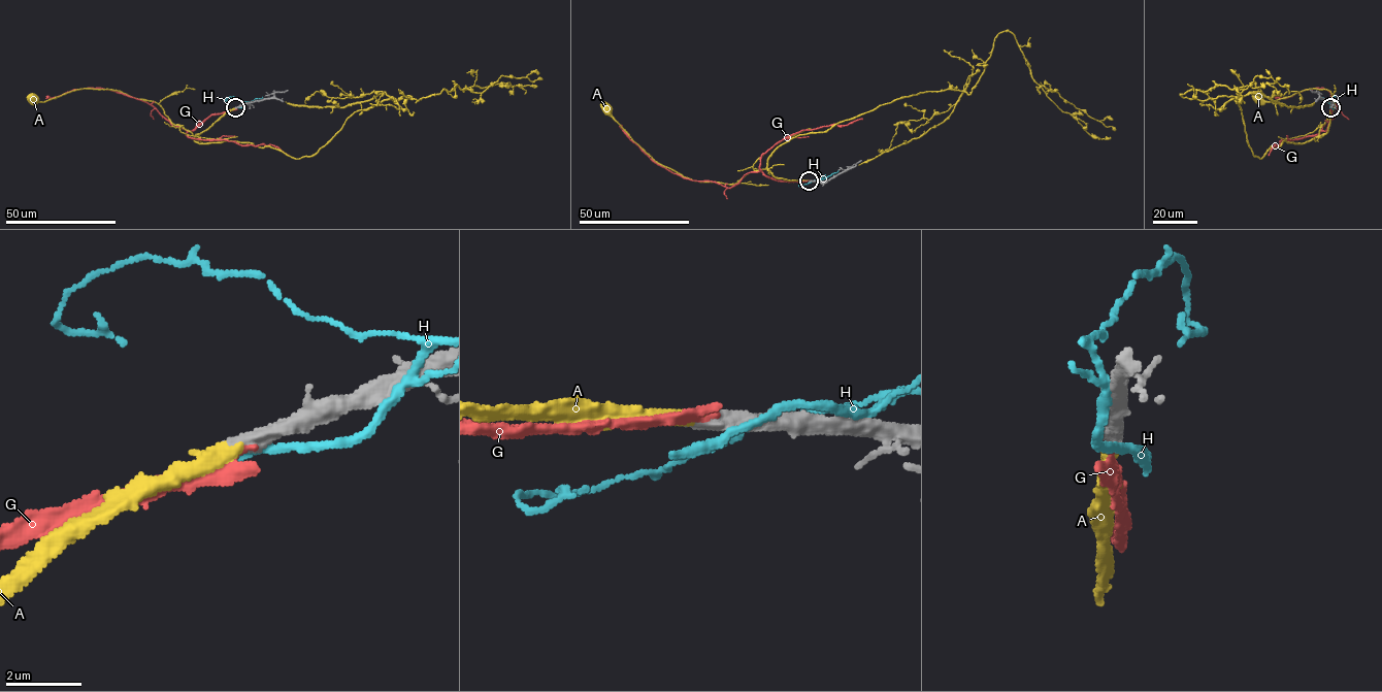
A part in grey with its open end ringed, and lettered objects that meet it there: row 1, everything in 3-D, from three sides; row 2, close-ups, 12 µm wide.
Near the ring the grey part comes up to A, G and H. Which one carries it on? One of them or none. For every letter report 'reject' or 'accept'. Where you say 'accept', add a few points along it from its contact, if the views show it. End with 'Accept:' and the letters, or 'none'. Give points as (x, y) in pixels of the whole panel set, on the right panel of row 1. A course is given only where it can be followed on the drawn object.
A: accept; course (1330, 107), (1328, 130), (1320, 135), (1320, 128), (1335, 104), (1329, 90), (1307, 89), (1273, 101), (1258, 99)
G: reject
H: reject
Accept: A

